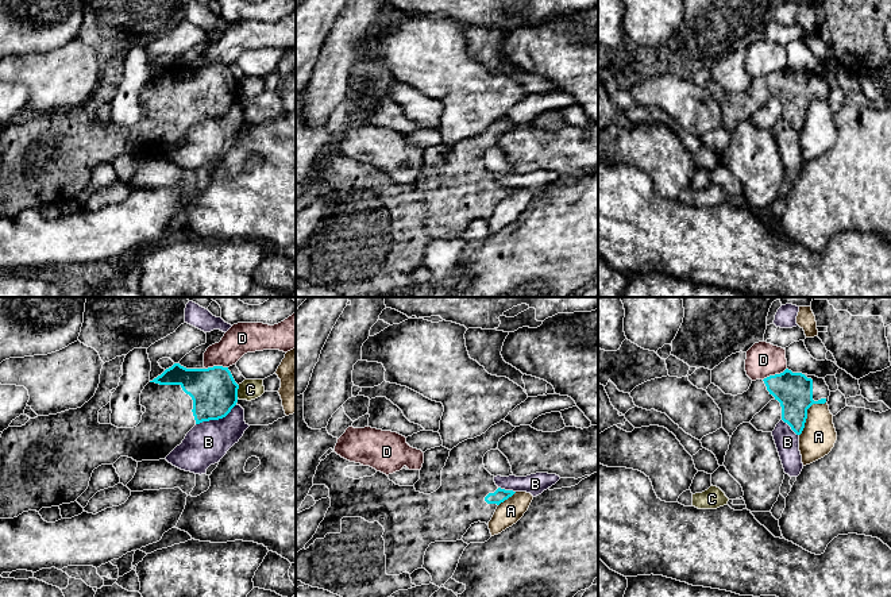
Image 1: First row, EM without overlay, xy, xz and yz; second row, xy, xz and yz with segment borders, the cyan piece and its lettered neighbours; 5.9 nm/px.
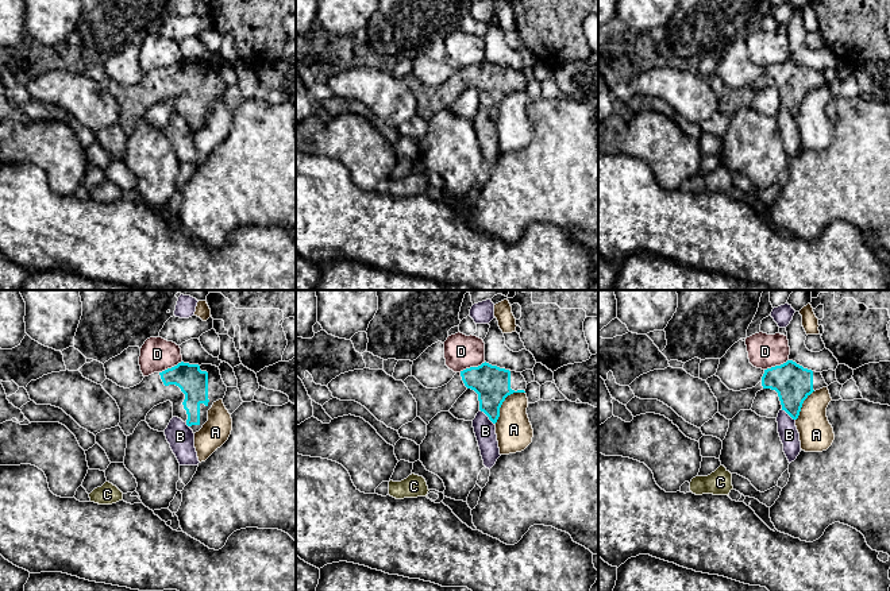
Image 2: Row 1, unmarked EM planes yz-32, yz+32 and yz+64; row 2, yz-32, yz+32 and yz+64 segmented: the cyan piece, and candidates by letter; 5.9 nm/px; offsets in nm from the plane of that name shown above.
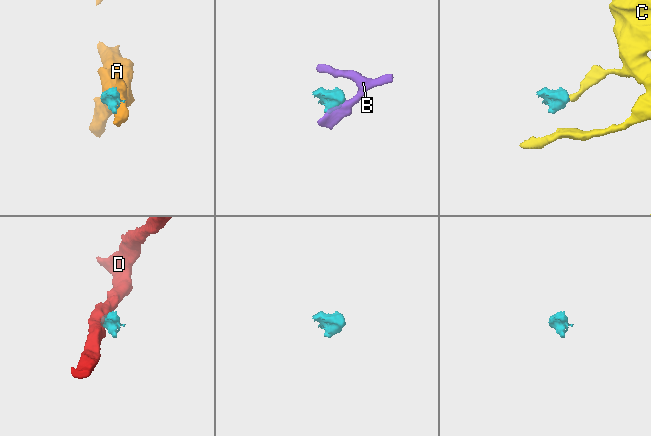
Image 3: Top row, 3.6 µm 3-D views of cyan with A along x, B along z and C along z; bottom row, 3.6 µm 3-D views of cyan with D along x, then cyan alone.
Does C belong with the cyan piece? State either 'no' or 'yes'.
no

